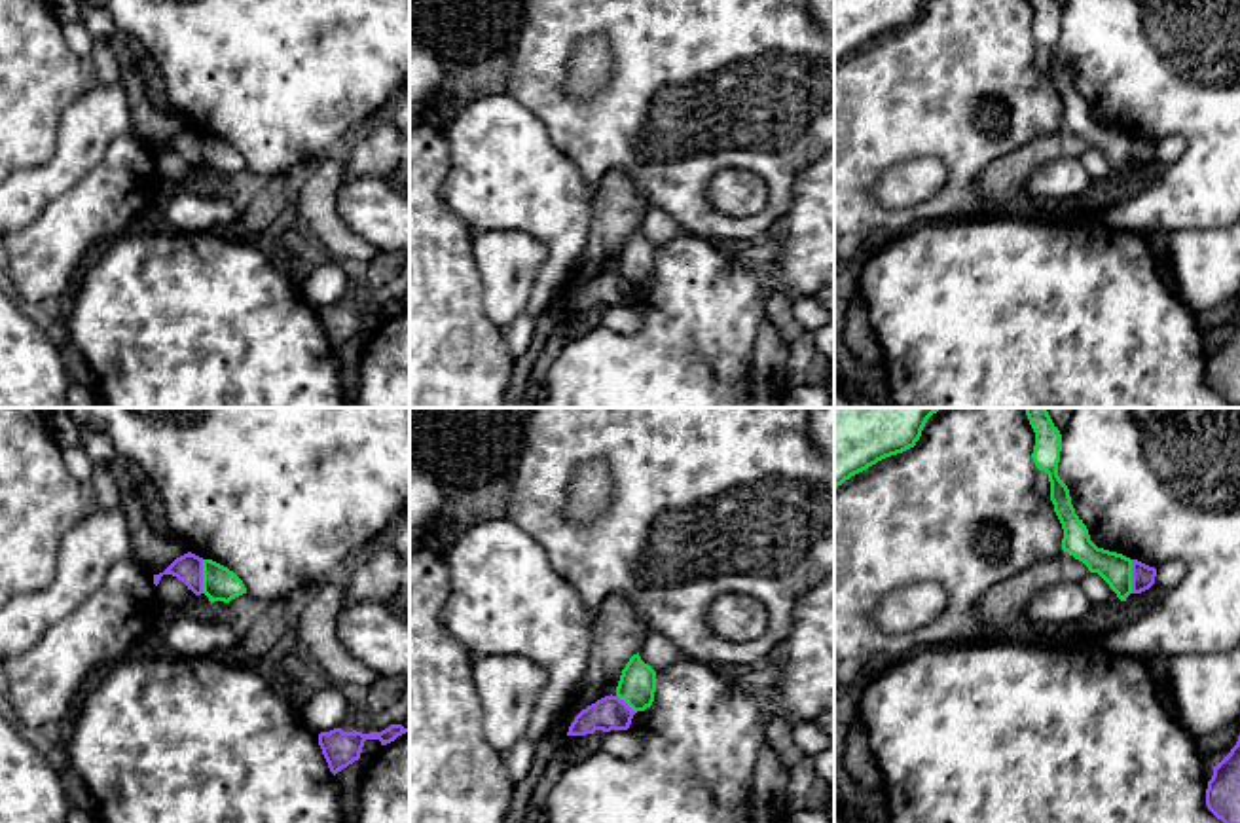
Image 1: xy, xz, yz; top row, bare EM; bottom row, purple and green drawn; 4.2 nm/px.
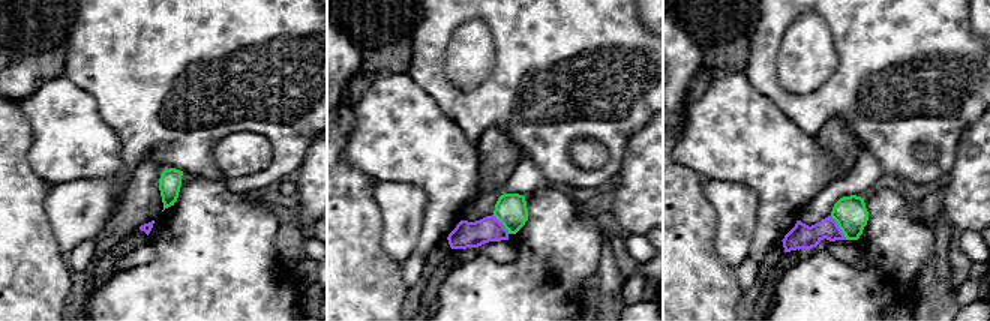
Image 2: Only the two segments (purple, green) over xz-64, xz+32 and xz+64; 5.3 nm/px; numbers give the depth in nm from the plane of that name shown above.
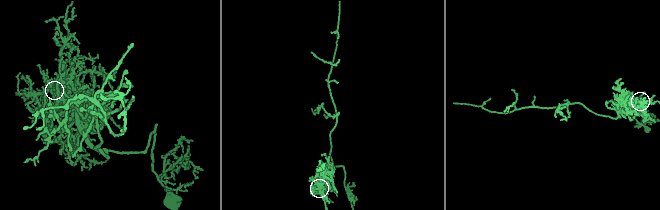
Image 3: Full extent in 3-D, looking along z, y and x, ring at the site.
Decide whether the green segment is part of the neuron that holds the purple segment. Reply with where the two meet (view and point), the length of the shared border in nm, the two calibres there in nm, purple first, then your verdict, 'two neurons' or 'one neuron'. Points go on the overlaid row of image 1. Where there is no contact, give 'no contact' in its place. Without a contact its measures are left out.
meets purple in xy at (201, 577); contact 140 nm long; 120 nm thick on the purple side, 140 nm on the other; two neurons

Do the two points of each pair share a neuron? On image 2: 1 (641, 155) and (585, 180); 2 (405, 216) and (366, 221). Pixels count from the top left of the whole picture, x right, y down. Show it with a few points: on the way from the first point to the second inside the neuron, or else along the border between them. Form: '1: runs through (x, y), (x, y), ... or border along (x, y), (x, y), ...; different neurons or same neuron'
1: border along (636, 131), (629, 138), (623, 164), (615, 174); different neurons
2: border along (372, 185), (381, 215), (381, 248), (387, 254); different neurons

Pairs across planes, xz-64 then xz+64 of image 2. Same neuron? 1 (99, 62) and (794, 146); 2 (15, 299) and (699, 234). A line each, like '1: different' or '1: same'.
1: different
2: same

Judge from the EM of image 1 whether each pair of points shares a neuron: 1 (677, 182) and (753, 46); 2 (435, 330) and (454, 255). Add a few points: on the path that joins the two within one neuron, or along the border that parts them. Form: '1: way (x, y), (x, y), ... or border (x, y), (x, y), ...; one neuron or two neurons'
1: way (674, 148), (725, 80); one neuron
2: way (435, 311), (435, 274); one neuron

